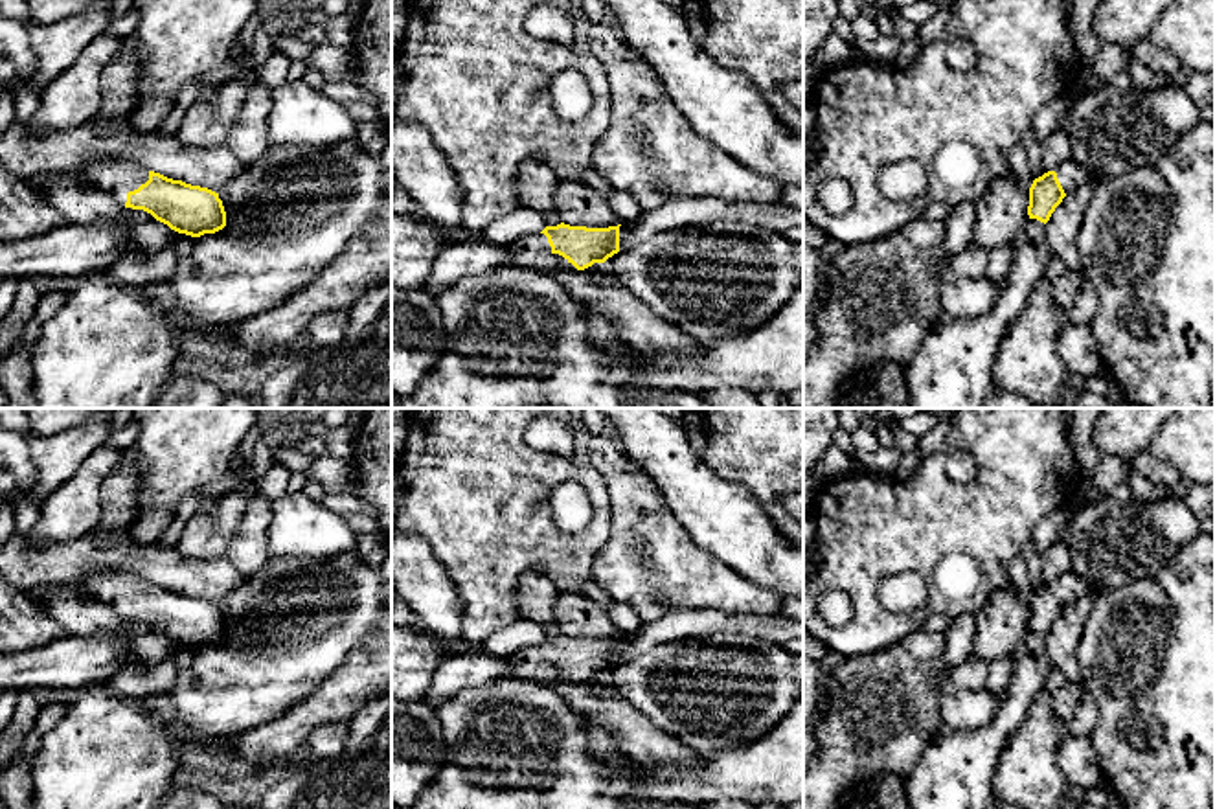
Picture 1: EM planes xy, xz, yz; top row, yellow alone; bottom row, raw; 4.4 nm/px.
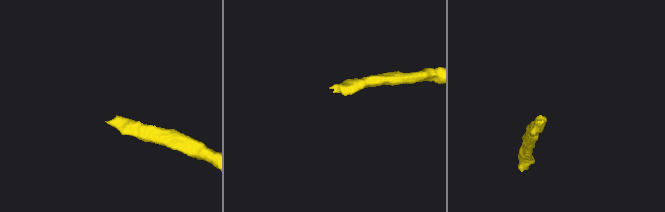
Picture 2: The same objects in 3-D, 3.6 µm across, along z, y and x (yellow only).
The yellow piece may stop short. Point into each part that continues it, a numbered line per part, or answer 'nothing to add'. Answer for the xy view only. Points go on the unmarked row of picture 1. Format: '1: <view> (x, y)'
1: xy (114, 591)

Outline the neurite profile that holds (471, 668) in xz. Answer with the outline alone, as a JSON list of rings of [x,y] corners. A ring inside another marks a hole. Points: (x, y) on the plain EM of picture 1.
[[[483,645],[461,649],[441,660],[428,693],[421,699],[434,710],[465,689],[480,689],[509,673],[507,656],[489,653]]]

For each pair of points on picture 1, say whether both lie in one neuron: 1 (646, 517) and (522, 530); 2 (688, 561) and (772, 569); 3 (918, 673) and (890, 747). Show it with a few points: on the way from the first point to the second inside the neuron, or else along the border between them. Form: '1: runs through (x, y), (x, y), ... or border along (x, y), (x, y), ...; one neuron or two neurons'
1: border along (603, 478), (609, 504), (609, 537), (594, 561); two neurons
2: border along (692, 539), (763, 589); two neurons
3: runs through (899, 692), (897, 729); one neuron

